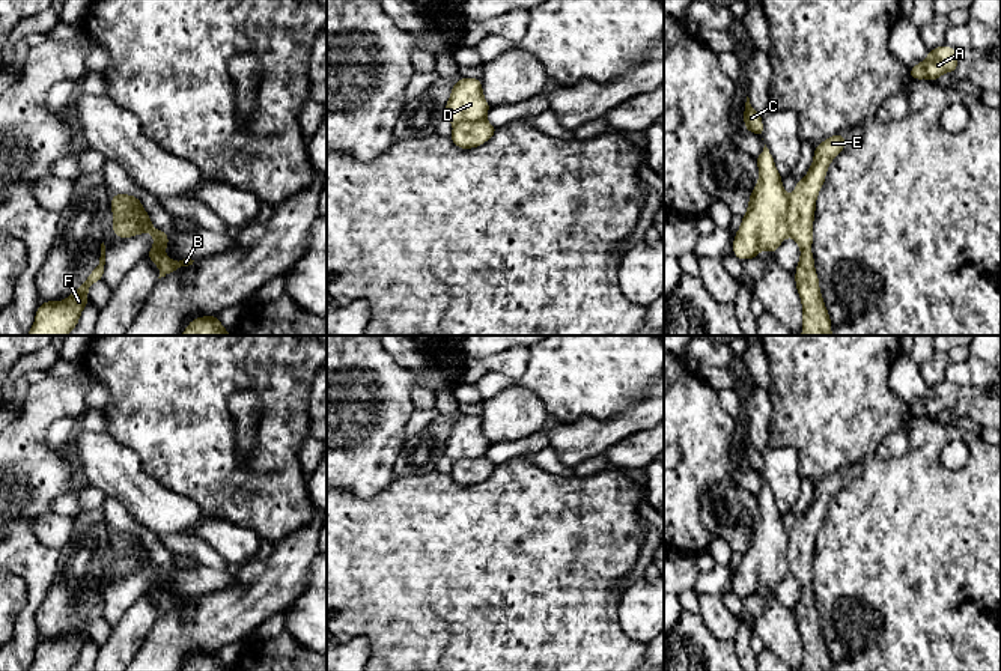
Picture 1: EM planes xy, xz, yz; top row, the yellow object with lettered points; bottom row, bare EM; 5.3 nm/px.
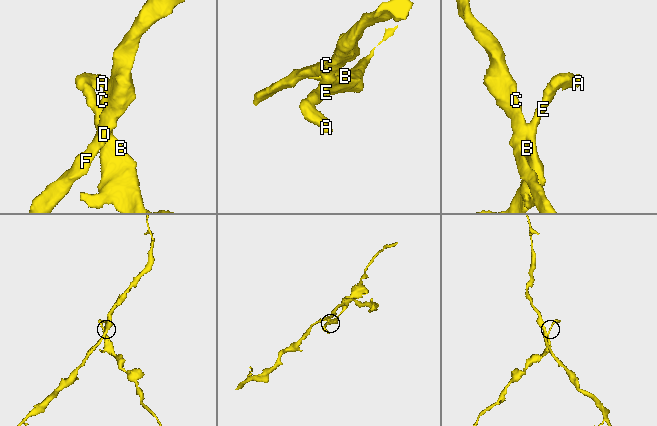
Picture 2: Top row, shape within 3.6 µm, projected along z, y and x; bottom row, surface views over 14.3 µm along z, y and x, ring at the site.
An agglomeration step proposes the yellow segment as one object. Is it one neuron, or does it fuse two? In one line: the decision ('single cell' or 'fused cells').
fused cells

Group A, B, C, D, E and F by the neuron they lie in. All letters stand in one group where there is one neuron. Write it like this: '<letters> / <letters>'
A B E / C D F

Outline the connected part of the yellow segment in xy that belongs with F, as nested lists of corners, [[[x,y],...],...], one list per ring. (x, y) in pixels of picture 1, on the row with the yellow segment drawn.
[[[101,244],[99,265],[90,272],[86,281],[65,301],[45,301],[36,310],[35,323],[27,336],[66,336],[72,331],[83,308],[89,304],[89,287],[102,280],[105,265],[105,245]]]

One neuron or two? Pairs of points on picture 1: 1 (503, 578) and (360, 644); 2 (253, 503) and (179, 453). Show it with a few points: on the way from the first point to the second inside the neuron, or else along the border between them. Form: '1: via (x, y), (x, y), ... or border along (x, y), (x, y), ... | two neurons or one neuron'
1: border along (342, 644), (355, 637), (365, 637), (372, 652) | two neurons
2: via (235, 489), (225, 486), (197, 459) | one neuron

